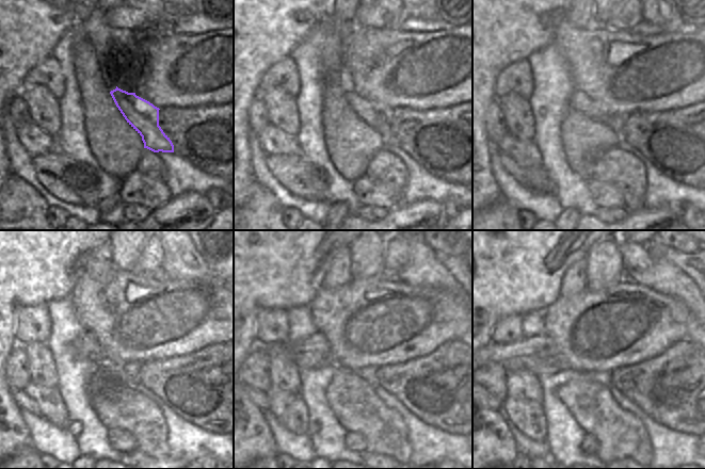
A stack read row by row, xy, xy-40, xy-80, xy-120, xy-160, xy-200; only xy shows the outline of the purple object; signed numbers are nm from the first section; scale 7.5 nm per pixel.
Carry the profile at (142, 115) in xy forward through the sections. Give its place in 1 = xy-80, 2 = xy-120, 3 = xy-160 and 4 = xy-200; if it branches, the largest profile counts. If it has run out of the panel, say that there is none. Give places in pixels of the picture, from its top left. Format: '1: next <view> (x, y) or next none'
1: next xy-80 (580, 101)
2: next xy-120 (87, 343)
3: next xy-160 (311, 353)
4: next xy-200 (539, 355)

